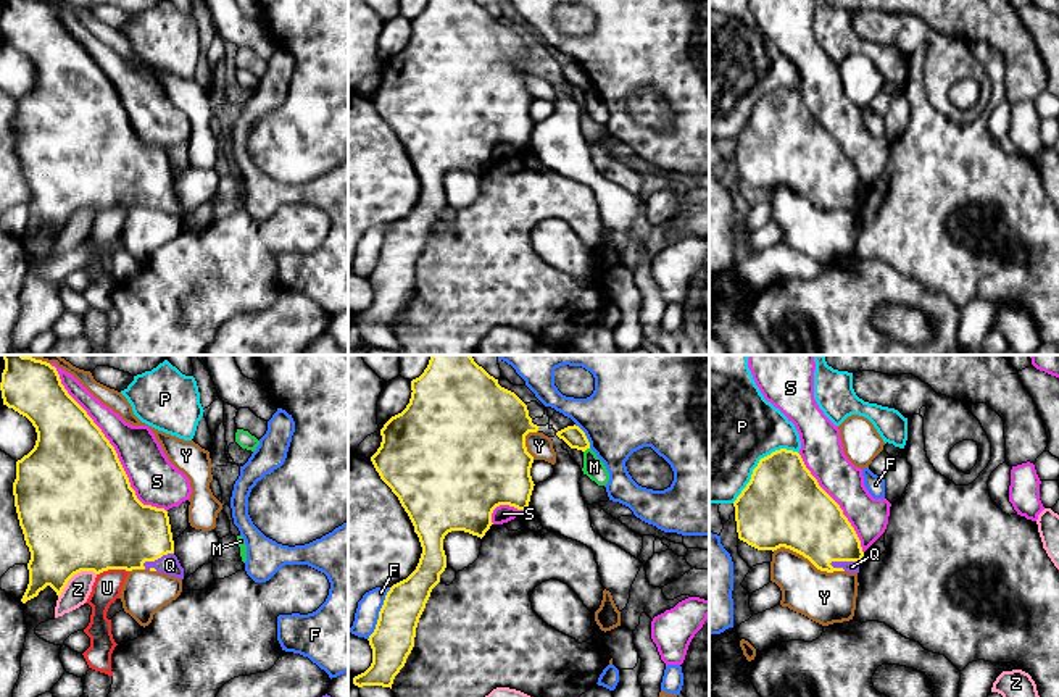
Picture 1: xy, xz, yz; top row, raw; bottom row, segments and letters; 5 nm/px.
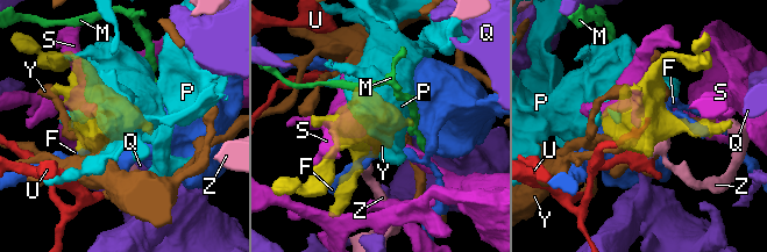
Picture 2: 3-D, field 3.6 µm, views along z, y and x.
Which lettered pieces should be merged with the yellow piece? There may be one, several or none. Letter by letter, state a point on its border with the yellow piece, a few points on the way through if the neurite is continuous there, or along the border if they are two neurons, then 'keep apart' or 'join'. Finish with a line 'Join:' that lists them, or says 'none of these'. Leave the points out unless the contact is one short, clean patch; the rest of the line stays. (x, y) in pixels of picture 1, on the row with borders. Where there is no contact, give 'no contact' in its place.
F: meets yellow in xz at (379, 613); keep apart
M: meets yellow in xz at (585, 449); border along xz (589, 447), (584, 452); keep apart
P: meets yellow in yz at (759, 462); keep apart
Q: meets yellow in yz at (843, 560); runs through yz (811, 523), (843, 560), (851, 567); join
S: meets yellow in xy at (110, 444); keep apart
U: meets yellow in xy at (112, 568); keep apart
Y: meets yellow in yz at (808, 559); keep apart
Z: meets yellow in xy at (73, 575); border along xy (95, 573), (78, 571), (58, 597); keep apart
Join: Q

